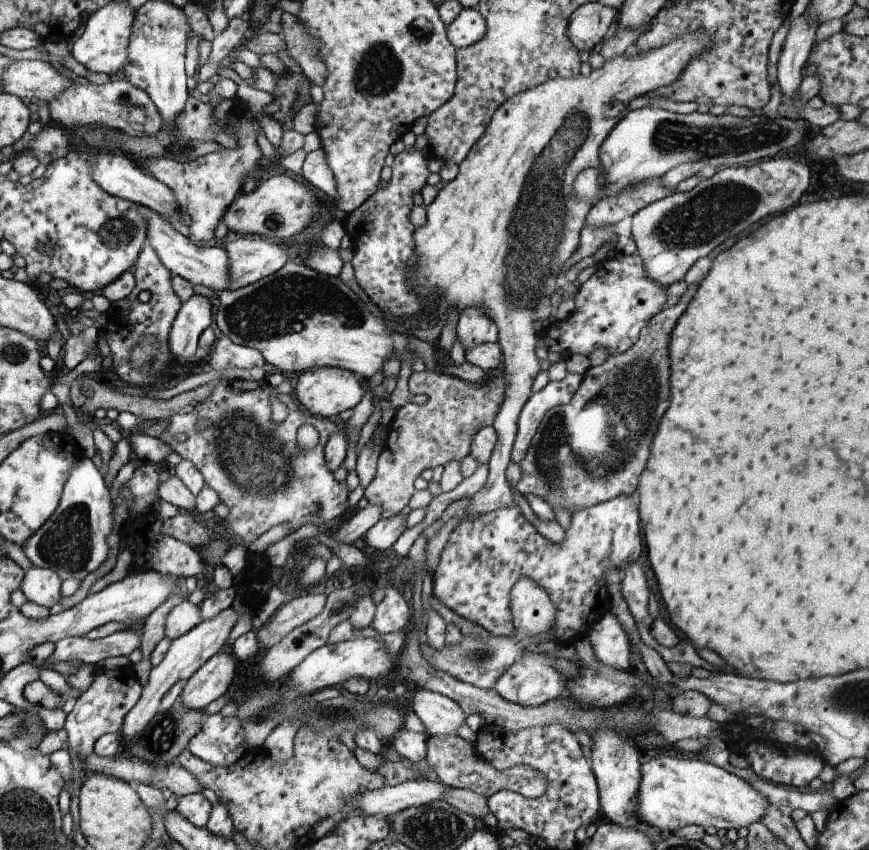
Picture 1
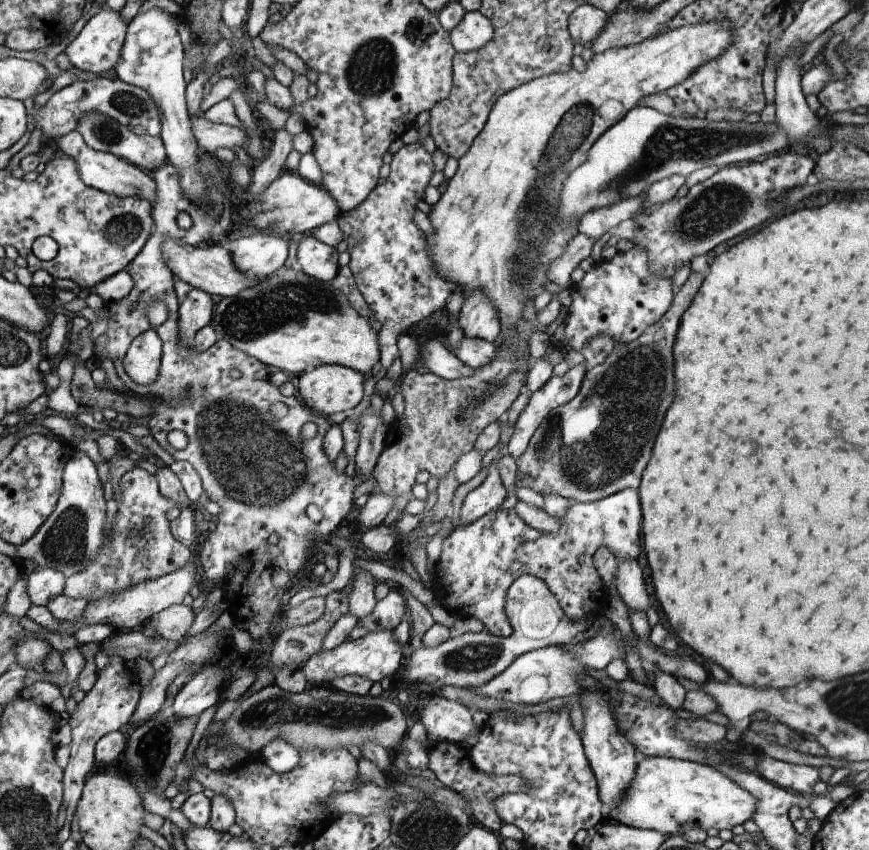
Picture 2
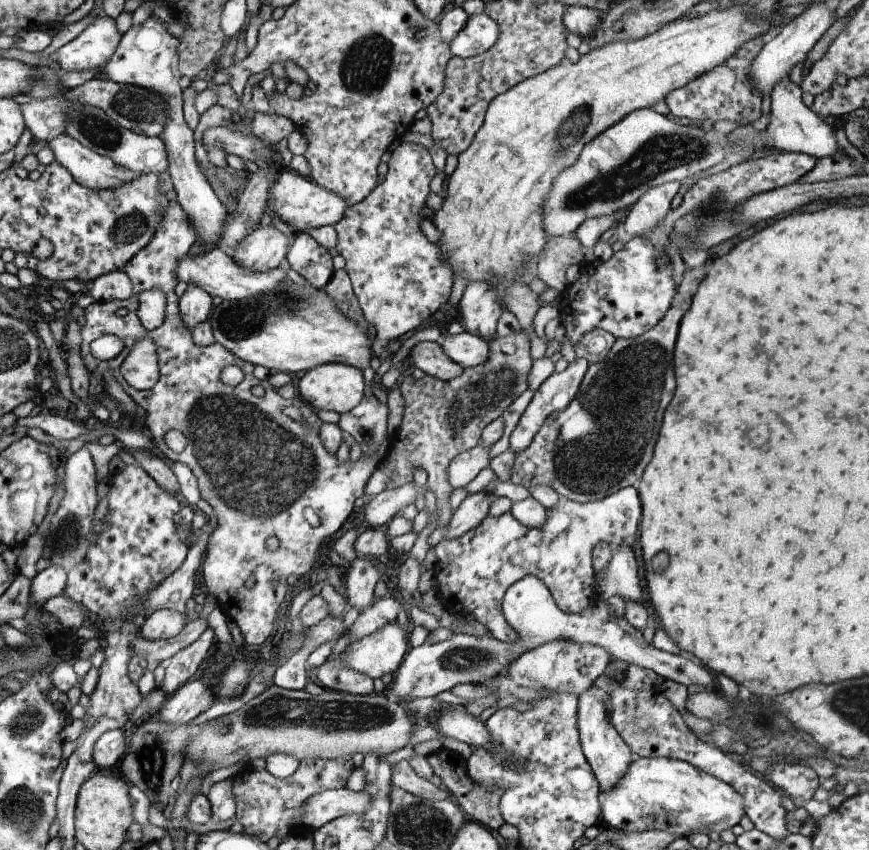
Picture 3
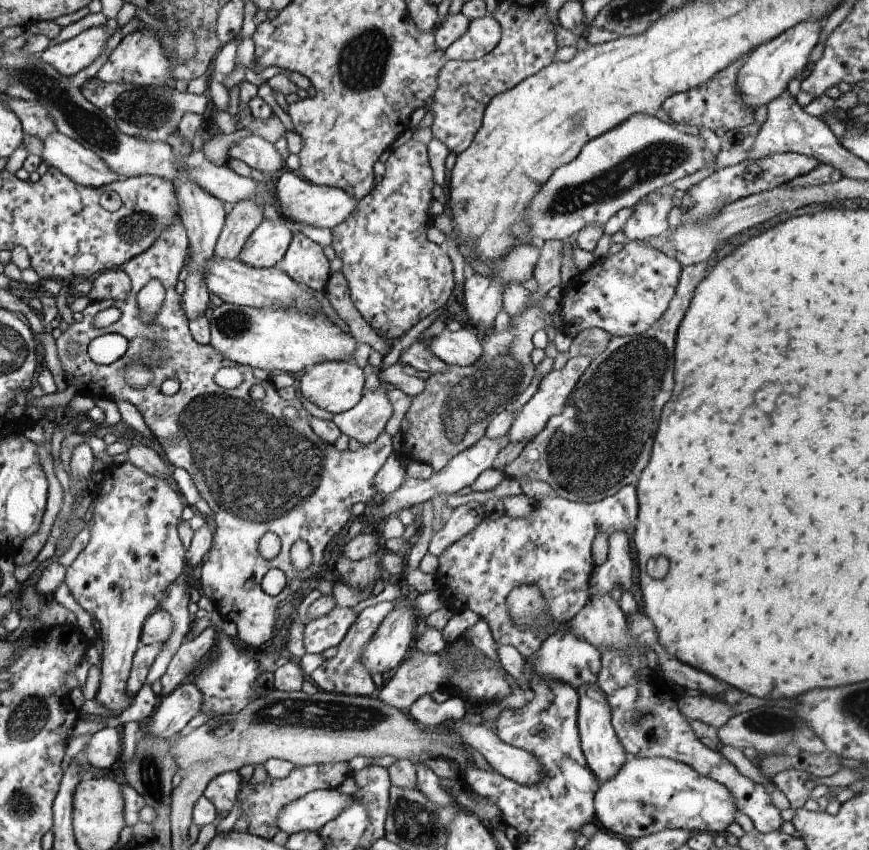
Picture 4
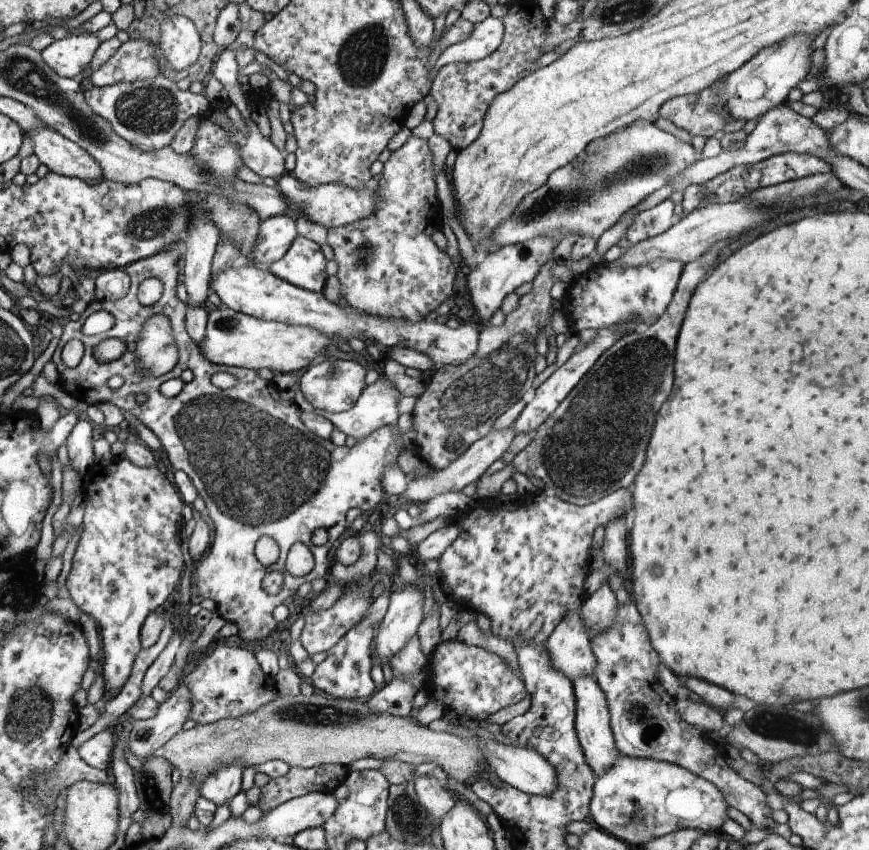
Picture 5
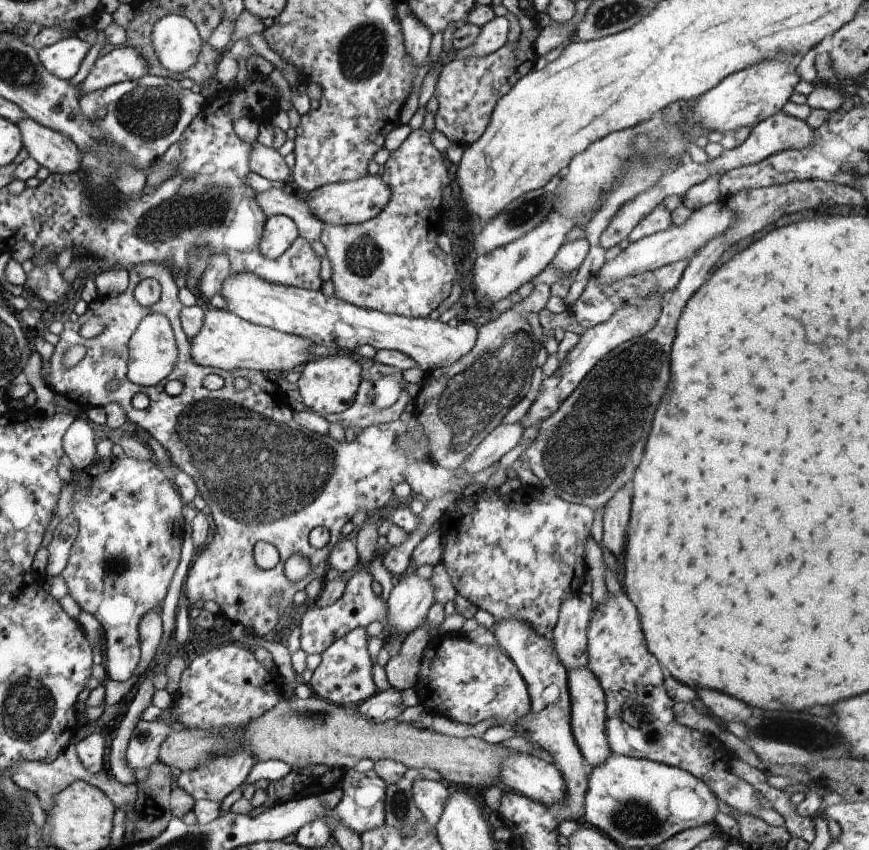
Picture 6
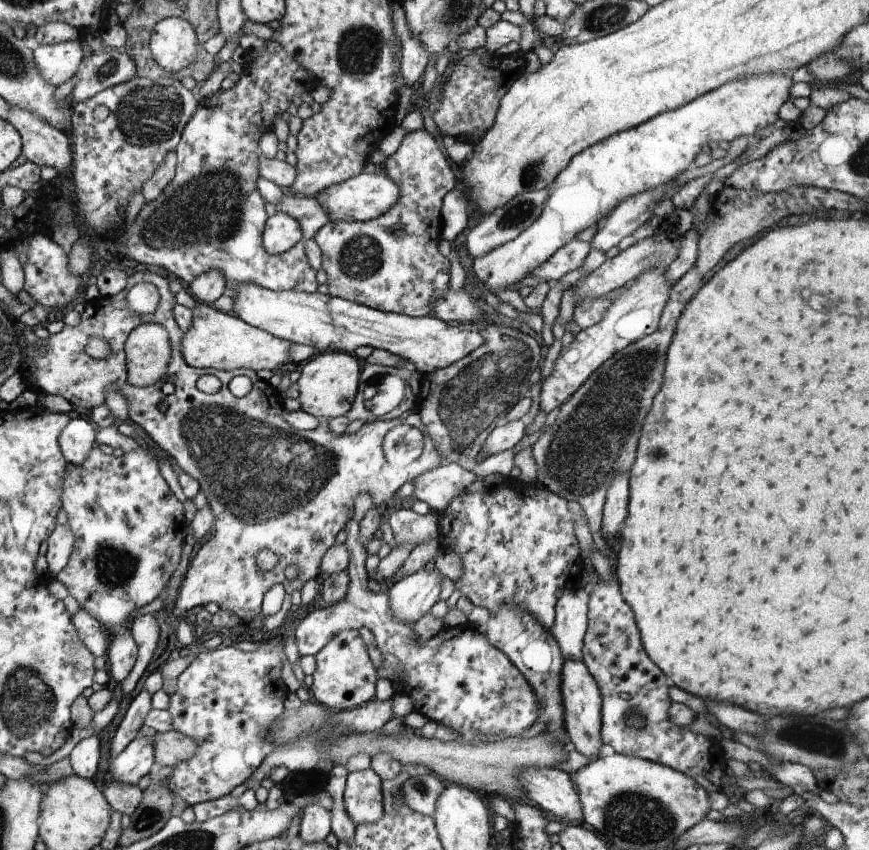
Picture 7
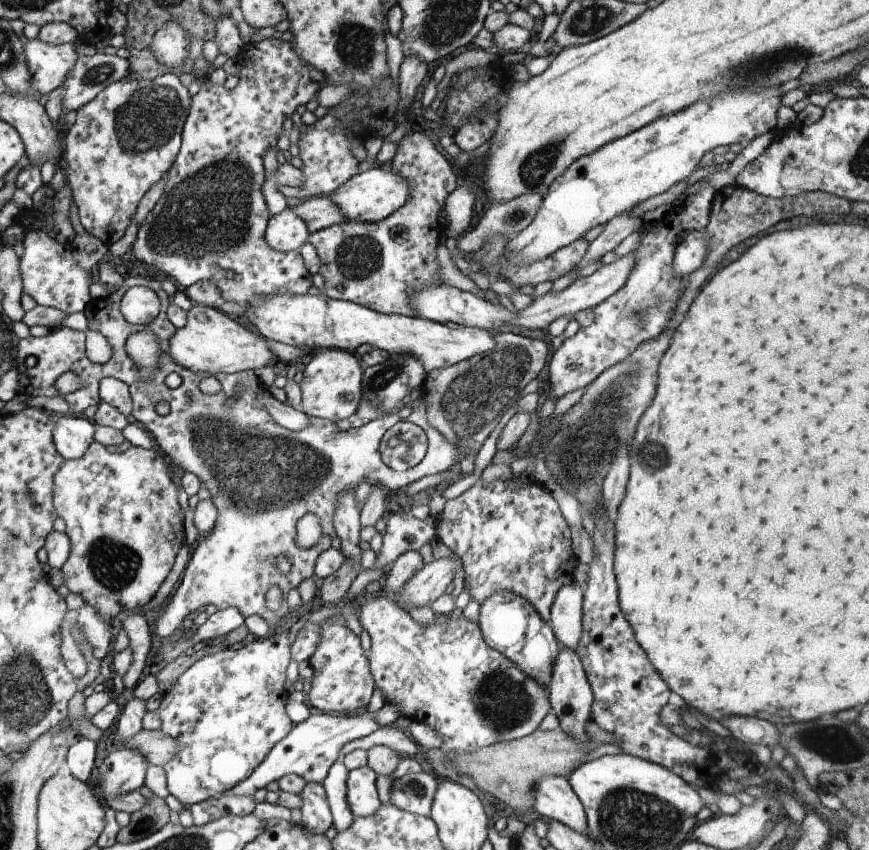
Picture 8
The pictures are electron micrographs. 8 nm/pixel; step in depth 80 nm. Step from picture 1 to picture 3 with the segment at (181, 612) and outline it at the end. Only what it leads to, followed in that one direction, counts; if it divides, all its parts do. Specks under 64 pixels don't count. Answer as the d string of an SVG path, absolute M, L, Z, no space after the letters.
M160 609L141 622L142 637L152 640L171 639L183 632L187 622L187 614L178 609Z

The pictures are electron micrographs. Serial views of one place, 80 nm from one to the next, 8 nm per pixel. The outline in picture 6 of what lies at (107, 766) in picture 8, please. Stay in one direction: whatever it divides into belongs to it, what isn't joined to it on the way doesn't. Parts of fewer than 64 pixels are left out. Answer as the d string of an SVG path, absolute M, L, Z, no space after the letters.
M168 718L145 721L140 719L132 731L127 746L127 761L135 774L136 768L150 768L159 760L165 738L174 732Z

